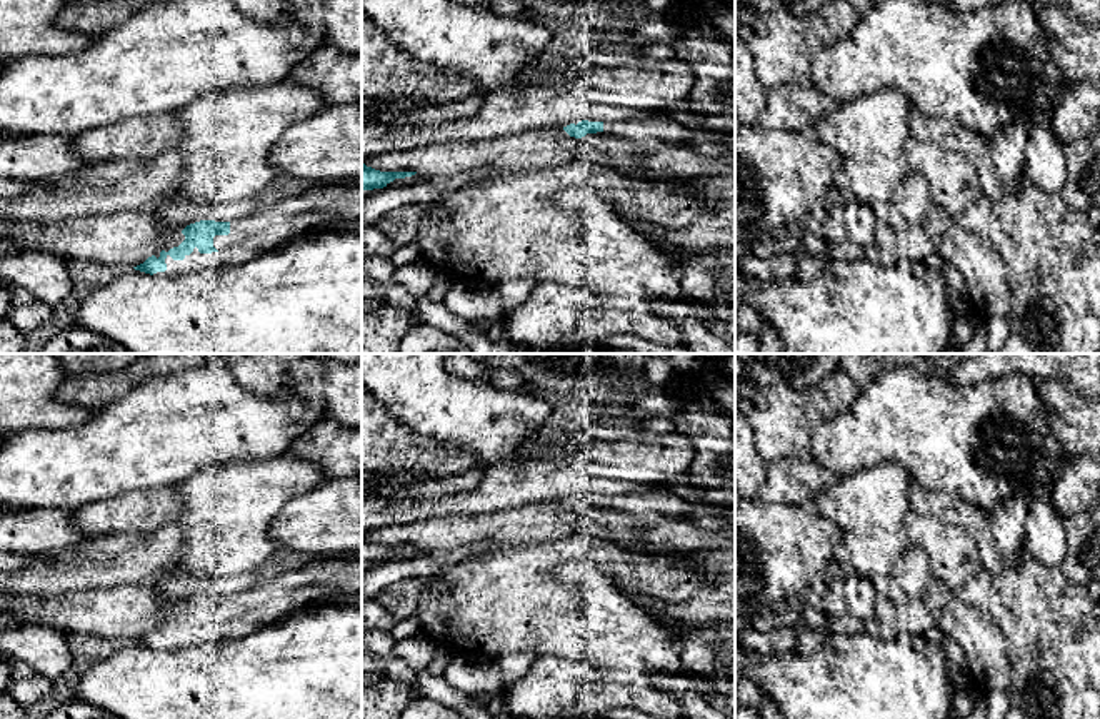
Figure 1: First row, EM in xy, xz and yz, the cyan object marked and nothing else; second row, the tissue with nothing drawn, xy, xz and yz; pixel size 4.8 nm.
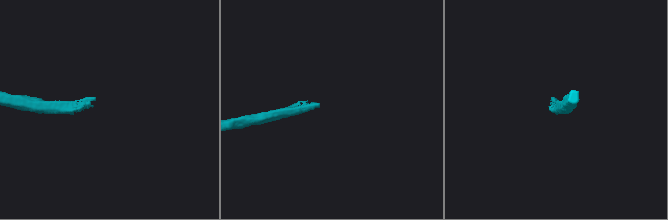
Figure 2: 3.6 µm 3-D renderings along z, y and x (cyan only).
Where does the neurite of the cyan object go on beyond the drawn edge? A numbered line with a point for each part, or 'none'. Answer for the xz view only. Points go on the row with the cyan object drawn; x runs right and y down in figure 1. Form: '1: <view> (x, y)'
1: xz (655, 130)

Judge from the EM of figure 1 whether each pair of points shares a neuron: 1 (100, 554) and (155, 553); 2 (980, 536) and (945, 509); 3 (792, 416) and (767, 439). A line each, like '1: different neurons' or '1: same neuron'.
1: same neuron
2: same neuron
3: same neuron

